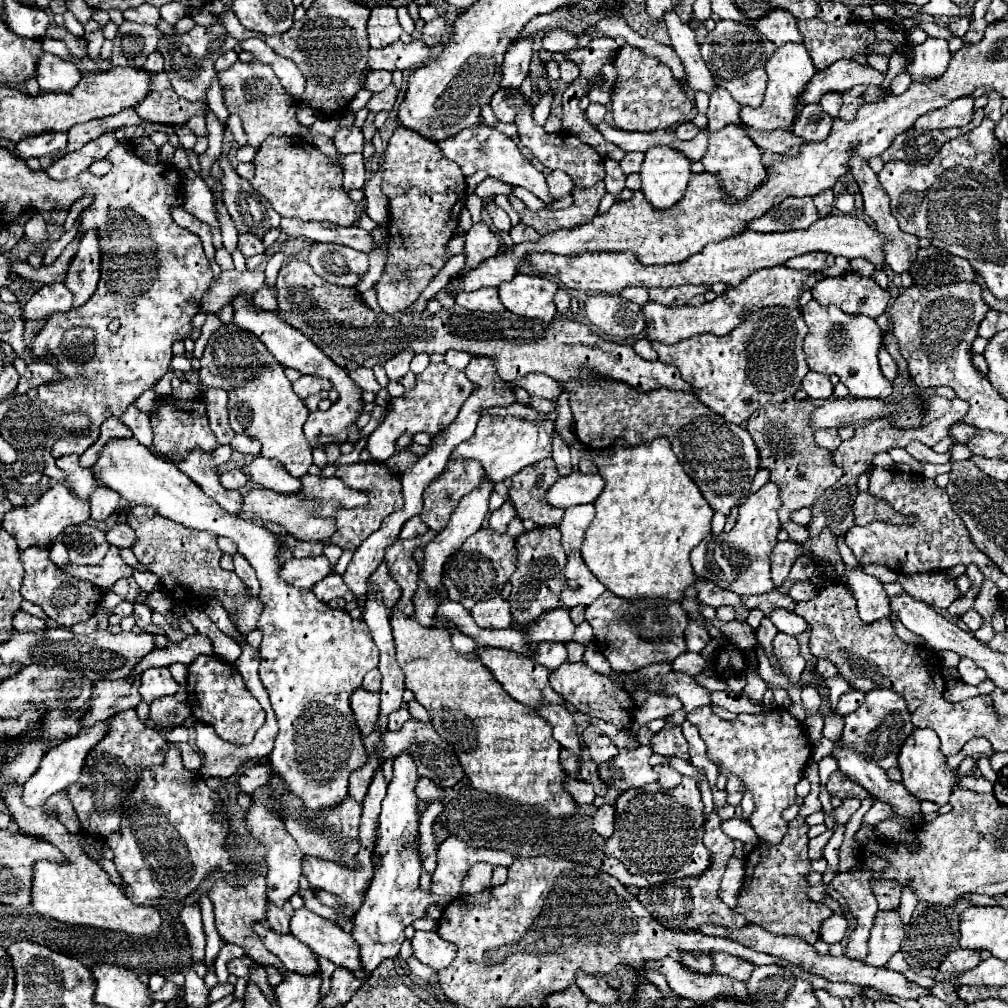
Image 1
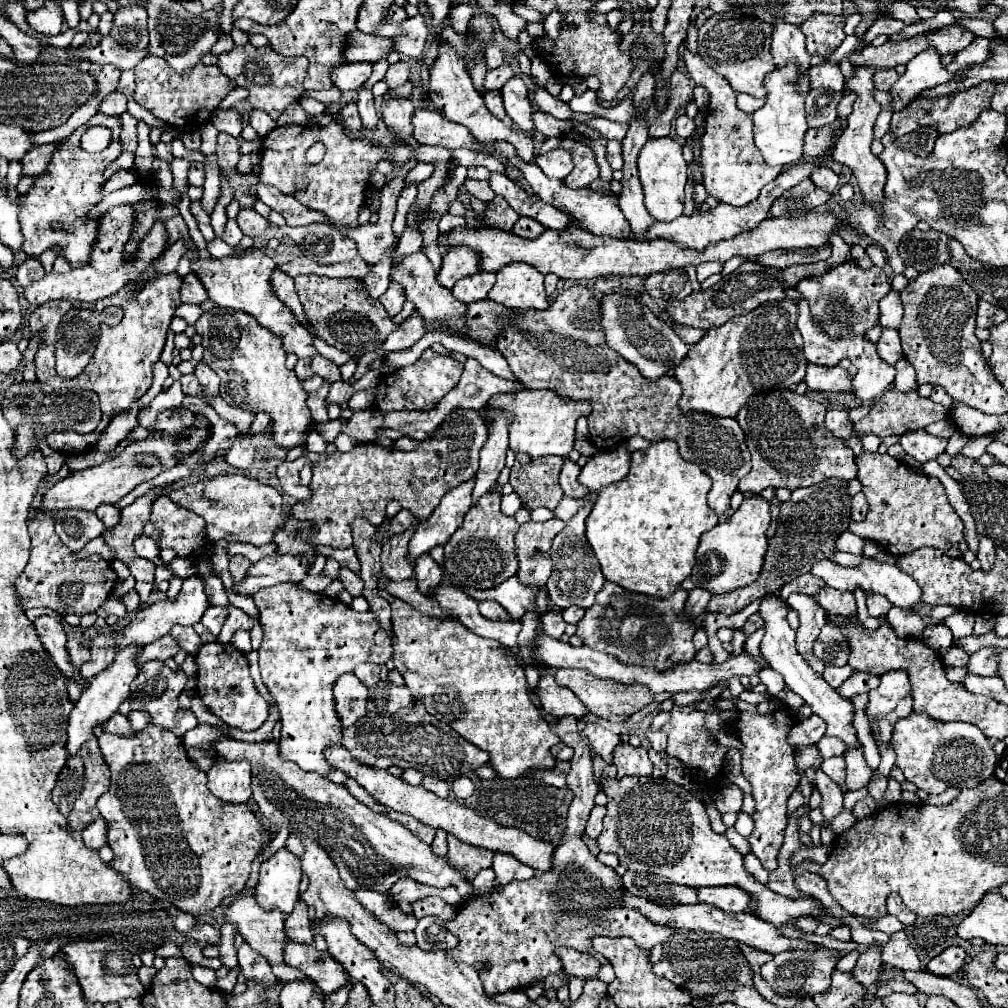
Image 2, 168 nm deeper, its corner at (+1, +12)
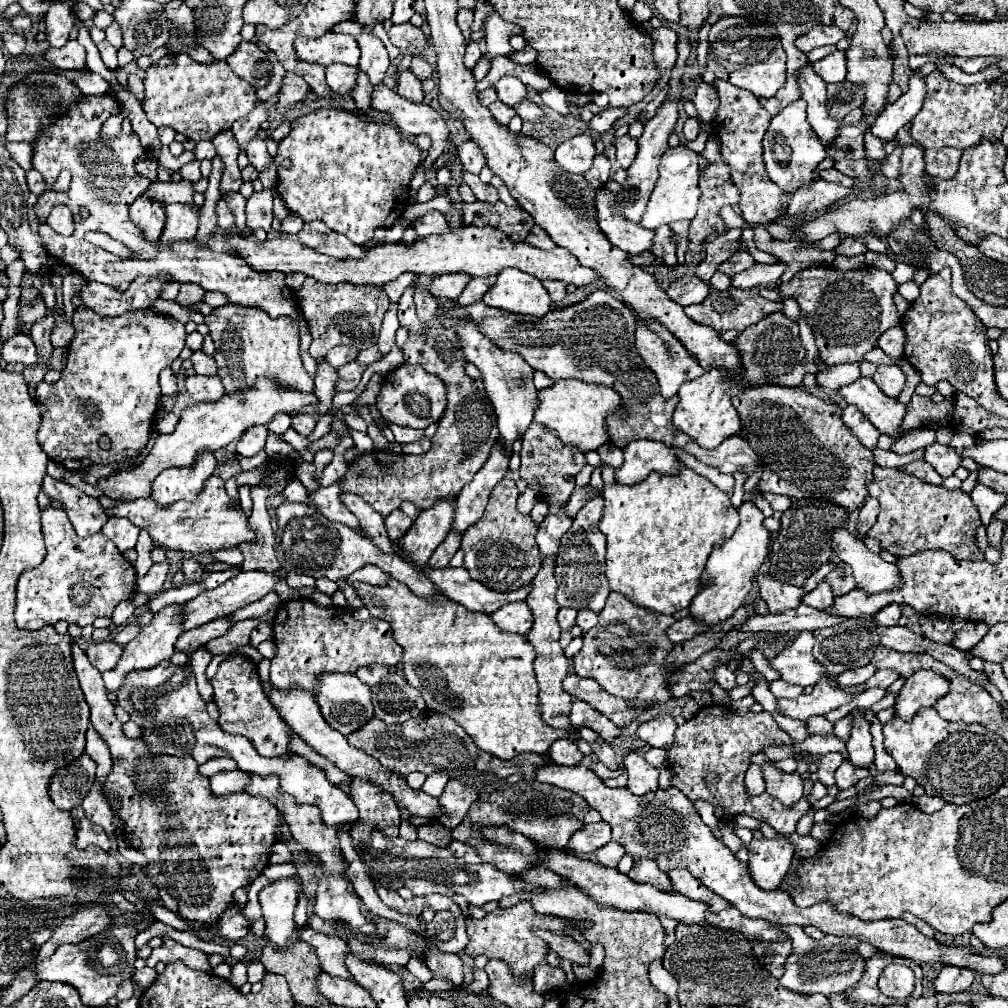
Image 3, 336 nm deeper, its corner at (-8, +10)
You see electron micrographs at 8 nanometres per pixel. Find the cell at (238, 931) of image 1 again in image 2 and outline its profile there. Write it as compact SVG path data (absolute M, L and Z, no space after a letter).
M241 896L241 898L237 898L237 900L225 910L225 918L227 918L227 922L235 924L237 930L239 930L239 934L243 936L243 940L271 964L273 974L275 974L277 980L281 980L281 982L307 980L307 976L303 976L303 972L297 972L295 968L291 968L291 966L287 966L287 964L283 962L283 950L285 950L285 946L287 946L287 942L289 942L289 938L287 938L287 934L285 934L285 918L287 918L287 916L281 916L279 910L265 912L265 910L257 904L255 896Z

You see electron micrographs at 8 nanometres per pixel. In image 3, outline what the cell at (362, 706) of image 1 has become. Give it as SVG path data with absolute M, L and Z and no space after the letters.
M324 674L320 678L320 694L316 696L324 720L344 736L362 728L370 718L374 718L374 708L370 700L370 686L360 682L356 674Z

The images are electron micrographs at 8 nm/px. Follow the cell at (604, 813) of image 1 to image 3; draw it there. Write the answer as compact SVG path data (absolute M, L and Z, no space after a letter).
M604 820L596 822L596 824L584 824L568 842L566 850L576 850L576 852L596 852L598 848L602 848L604 844L610 842L610 824L606 824Z

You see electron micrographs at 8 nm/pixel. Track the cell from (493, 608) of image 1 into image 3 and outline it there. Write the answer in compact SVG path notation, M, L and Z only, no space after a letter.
M514 602L514 604L502 606L500 610L492 612L490 618L496 622L496 626L502 632L514 632L514 634L528 634L534 622L526 602Z

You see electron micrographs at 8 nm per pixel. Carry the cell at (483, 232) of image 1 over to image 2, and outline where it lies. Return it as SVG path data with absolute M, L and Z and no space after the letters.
M451 248L445 256L443 256L443 264L437 272L437 282L451 290L453 284L465 276L471 276L475 272L479 272L479 256L475 256L475 250L471 248Z

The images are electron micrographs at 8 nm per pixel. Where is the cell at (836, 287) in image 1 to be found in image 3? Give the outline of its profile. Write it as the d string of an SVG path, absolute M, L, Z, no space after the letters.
M814 266L798 272L790 282L780 284L782 298L796 298L816 336L820 358L830 366L860 362L876 346L876 340L892 326L900 324L892 296L898 284L890 272L864 266L860 270L840 272L826 266Z

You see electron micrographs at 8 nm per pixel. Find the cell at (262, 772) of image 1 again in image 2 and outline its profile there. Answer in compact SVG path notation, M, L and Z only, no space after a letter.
M219 762L207 772L207 788L213 796L225 802L247 802L251 798L251 764L249 762Z

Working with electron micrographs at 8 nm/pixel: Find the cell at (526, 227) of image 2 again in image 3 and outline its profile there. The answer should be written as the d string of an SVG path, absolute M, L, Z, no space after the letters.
M532 226L530 234L526 236L526 242L530 246L536 246L536 248L542 248L542 250L552 250L556 244L552 242L552 238L548 238L548 234L544 234L544 230L540 230L540 226Z

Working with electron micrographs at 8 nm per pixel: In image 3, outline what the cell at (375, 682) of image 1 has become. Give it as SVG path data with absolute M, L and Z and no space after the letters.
M374 664L374 666L362 666L356 676L368 684L368 686L376 686L384 676L388 674L388 666L380 666L380 664Z

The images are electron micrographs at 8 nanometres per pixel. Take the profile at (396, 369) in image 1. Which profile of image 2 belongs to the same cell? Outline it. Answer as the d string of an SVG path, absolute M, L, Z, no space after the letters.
M417 310L411 312L411 316L397 326L395 332L391 332L391 336L387 336L385 344L383 344L383 352L399 352L405 348L411 348L419 338L423 338L425 328L423 328L423 318L417 314Z

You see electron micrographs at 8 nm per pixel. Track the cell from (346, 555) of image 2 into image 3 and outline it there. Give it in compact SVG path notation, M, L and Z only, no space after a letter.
M362 566L360 570L356 570L348 580L360 580L366 584L386 584L388 580L392 580L392 576L388 576L384 570L378 570L378 566Z

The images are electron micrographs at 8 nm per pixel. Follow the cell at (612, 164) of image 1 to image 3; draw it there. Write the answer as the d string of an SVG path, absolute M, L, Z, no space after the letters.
M622 136L622 138L616 138L614 146L616 146L616 160L618 160L620 168L626 170L632 164L632 160L636 158L638 140L630 138L630 136Z

